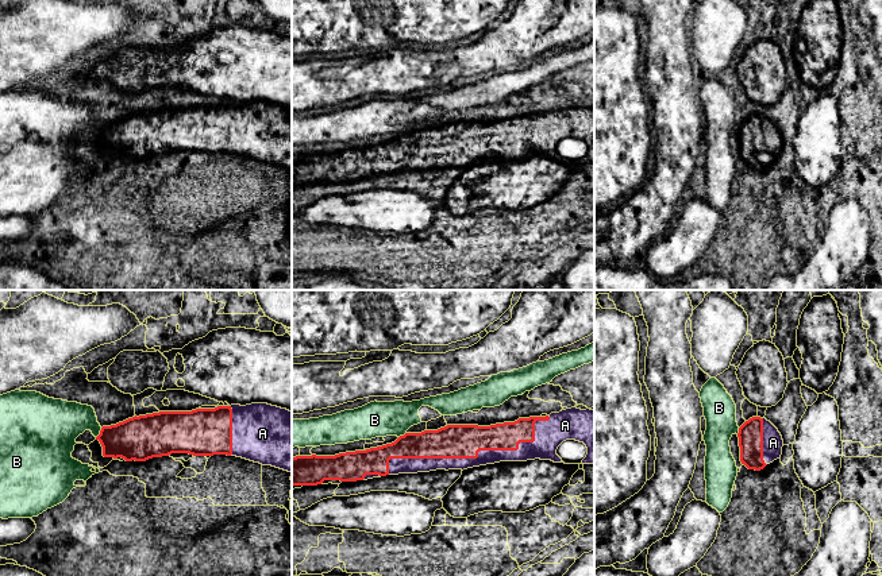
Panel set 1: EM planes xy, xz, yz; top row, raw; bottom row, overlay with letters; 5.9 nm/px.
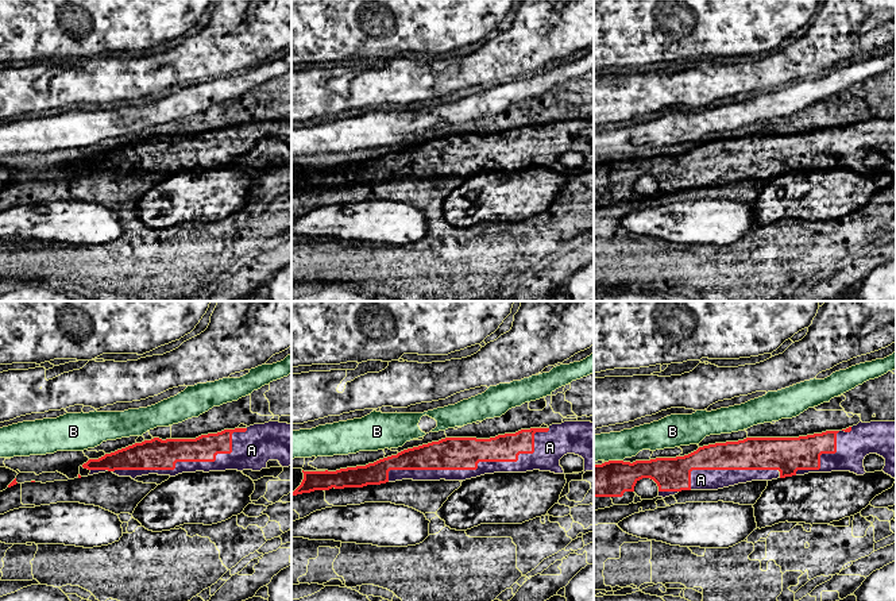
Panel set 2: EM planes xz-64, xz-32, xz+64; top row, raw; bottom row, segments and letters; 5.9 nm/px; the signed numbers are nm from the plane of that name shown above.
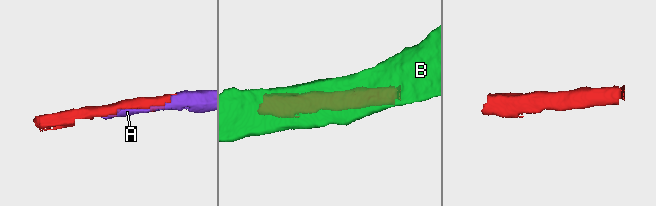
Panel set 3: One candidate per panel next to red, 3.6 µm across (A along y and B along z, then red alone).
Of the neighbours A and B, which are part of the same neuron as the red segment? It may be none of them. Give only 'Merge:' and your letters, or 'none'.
Merge: A

